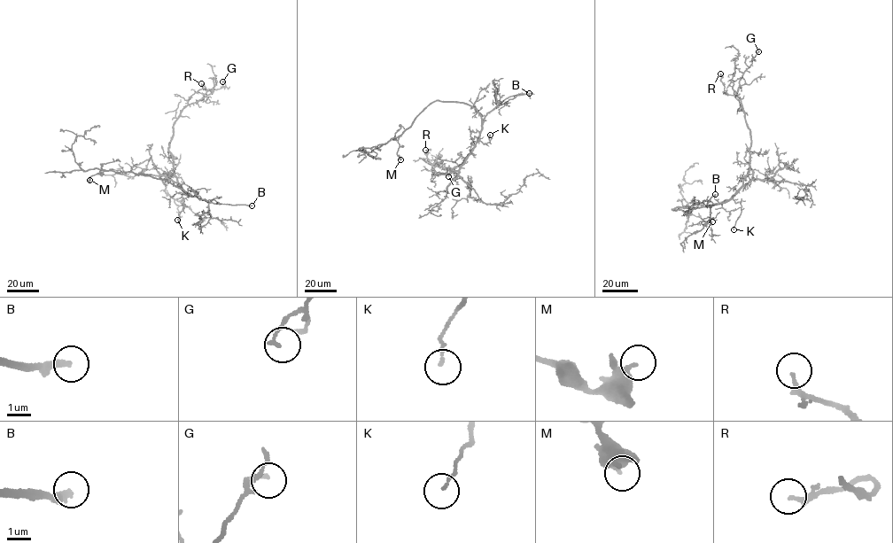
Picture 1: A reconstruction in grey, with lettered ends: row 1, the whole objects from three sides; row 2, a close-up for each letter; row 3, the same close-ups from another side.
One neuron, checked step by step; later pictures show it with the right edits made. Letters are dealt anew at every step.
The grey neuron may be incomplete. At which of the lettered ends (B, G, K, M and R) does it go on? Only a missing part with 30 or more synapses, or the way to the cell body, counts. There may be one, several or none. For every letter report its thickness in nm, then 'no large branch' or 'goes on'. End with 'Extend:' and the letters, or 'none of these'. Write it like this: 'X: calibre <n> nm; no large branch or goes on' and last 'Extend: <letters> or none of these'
B: calibre 280 nm; goes on
G: calibre 130 nm; no large branch
K: calibre 100 nm; no large branch
M: calibre 240 nm; no large branch
R: calibre 180 nm; no large branch
Extend: B

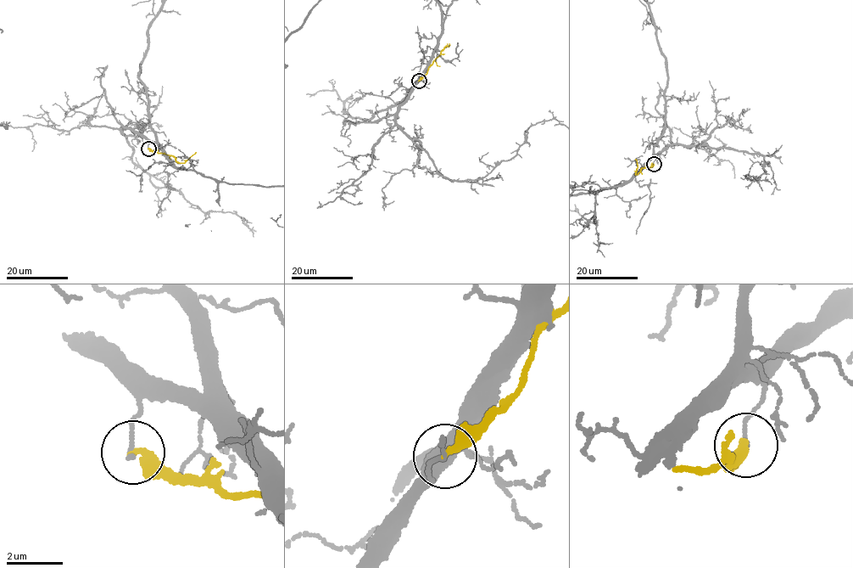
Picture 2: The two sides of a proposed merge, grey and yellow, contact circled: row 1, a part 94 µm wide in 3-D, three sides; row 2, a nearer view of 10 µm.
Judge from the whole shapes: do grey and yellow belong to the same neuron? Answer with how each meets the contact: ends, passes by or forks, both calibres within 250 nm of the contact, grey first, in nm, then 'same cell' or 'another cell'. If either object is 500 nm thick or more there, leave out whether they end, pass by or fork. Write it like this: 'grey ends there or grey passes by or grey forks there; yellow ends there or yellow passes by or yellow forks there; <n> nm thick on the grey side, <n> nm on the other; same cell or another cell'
grey ends there; yellow ends there; 130 nm thick on the grey side, 360 nm on the other; another cell

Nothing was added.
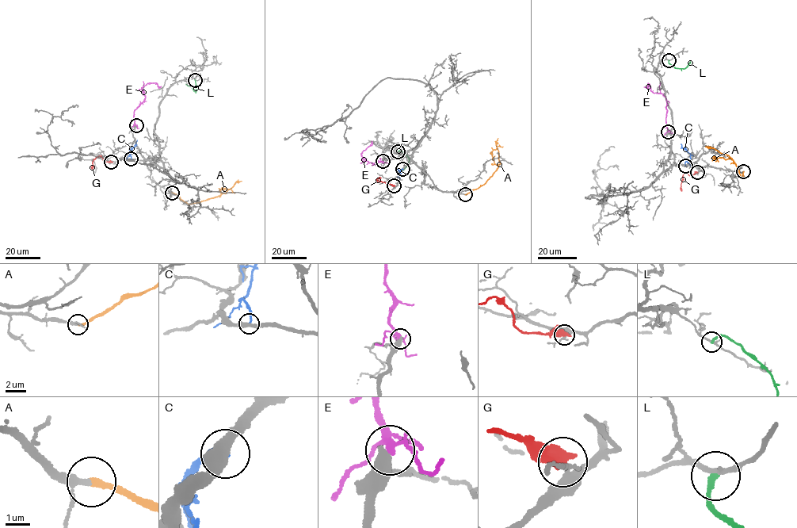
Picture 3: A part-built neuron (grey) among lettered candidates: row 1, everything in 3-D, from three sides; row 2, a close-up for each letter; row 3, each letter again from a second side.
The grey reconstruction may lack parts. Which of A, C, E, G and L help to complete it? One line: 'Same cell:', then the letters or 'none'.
Same cell: A, E

